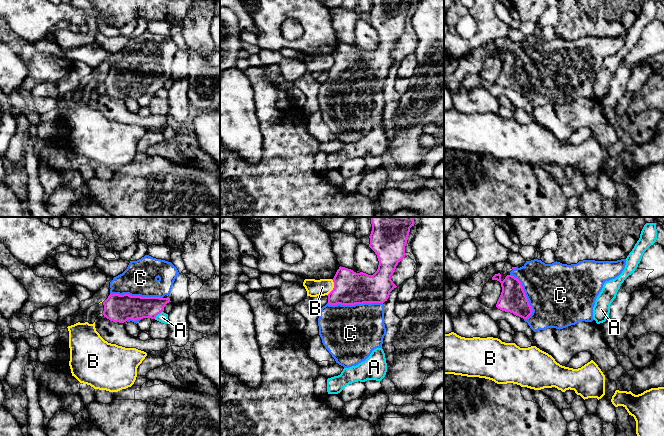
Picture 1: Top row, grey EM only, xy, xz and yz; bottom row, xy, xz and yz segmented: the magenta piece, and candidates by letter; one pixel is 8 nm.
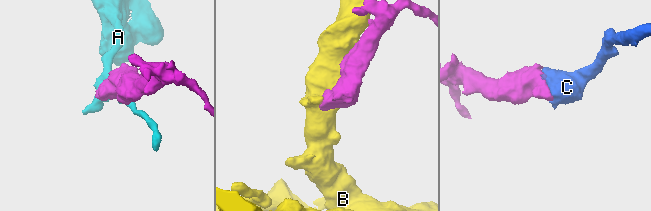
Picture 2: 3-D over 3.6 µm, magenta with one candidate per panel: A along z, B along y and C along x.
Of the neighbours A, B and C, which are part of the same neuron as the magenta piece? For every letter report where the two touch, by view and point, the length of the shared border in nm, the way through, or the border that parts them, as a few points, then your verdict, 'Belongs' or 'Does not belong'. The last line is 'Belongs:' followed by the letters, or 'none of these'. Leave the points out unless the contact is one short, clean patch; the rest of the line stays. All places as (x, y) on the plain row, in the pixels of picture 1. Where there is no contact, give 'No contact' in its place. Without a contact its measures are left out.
A: Touches magenta at xy (158, 89). Shared border 90 nm. Boundary: xy (162, 87), (154, 94). Does not belong
B: Touches magenta at xz (334, 63). Shared border 140 nm. Does not belong
C: Touches magenta at xz (354, 80). Shared border 440 nm. Belongs
Belongs: C

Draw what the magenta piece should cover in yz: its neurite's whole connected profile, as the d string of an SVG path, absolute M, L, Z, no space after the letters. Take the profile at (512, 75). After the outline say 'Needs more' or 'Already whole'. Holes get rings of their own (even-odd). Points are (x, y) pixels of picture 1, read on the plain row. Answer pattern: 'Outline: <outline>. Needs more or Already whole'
Outline: M538 35L526 37L520 44L512 43L513 46L503 57L500 49L492 53L492 56L499 57L502 63L496 83L523 94L534 108L547 104L563 105L581 97L592 98L594 96L593 83L604 59L618 53L624 46L625 41L626 35L617 37L583 36L571 41L557 37L552 40L545 40Z. Needs more

